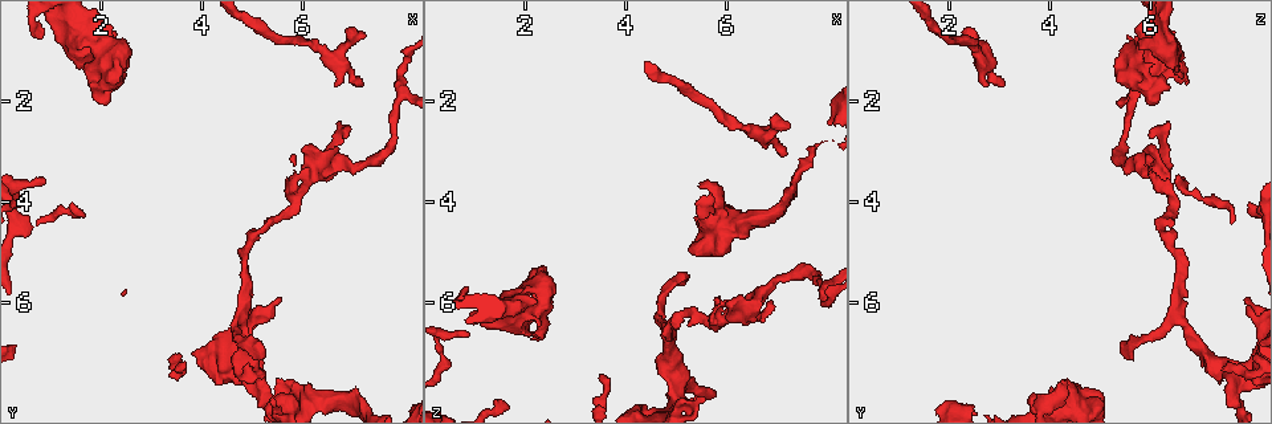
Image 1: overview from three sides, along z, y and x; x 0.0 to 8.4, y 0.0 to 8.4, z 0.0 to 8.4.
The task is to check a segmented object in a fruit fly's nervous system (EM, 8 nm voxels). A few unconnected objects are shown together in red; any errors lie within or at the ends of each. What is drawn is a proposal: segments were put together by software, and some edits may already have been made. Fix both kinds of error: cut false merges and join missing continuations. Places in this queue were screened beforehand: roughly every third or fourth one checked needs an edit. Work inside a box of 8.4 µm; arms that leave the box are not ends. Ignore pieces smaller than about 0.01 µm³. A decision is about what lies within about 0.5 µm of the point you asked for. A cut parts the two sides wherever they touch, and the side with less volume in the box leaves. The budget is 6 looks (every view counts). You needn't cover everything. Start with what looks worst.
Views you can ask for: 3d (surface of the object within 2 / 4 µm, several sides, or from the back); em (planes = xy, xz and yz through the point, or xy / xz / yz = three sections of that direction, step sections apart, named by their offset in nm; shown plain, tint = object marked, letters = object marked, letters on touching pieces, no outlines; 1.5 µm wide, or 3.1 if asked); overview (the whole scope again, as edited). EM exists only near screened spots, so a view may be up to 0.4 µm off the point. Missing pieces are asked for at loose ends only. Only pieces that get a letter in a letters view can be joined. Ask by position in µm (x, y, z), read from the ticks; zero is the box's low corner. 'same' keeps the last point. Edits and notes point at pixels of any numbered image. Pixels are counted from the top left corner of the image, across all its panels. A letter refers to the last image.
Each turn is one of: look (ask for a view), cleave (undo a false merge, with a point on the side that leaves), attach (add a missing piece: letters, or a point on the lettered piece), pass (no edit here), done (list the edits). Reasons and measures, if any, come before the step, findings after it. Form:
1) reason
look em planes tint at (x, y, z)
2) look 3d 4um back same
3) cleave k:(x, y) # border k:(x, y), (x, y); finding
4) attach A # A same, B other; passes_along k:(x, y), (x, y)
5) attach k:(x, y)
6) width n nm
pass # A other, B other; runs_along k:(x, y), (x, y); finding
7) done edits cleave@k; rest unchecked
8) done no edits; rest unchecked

free end
look em planes letters at (7.20, 0.65, 2.50)

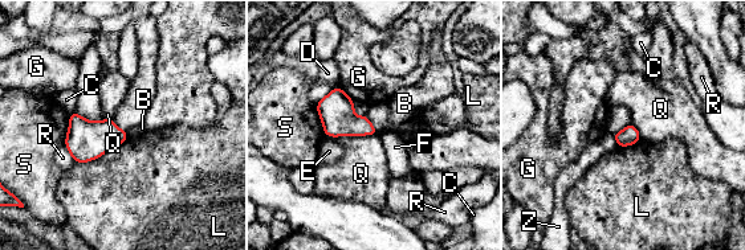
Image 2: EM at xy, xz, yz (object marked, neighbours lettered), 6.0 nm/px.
longest_contact L 380 nm
pass # B other, C other, D other, E other, F other, G other, L other, Q other, R other, S other, Z other; border 2:(377, 132), (337, 135), (333, 138); none of them fits

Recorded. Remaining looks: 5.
sharp bend
look em yz step 4 letters at (7.95, 1.95, 5.65)

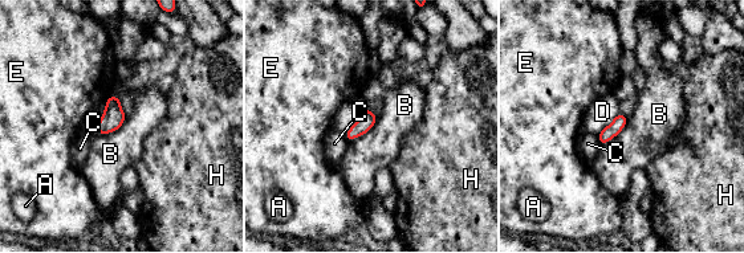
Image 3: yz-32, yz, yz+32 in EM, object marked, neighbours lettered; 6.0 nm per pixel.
cut it another way
look em planes letters same

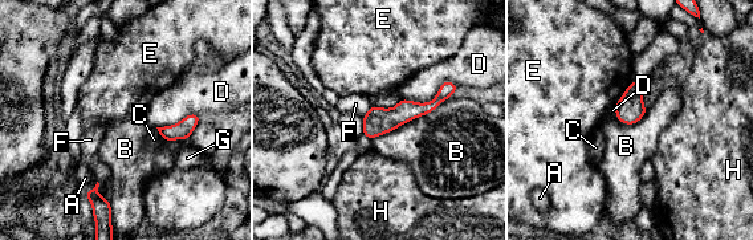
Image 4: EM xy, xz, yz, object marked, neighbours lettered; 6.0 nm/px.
pass # A other, B other, C other, D other, E other, F other, G other, H other; all the same neuron

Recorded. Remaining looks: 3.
look em planes letters at (5.85, 3.35, 6.05)

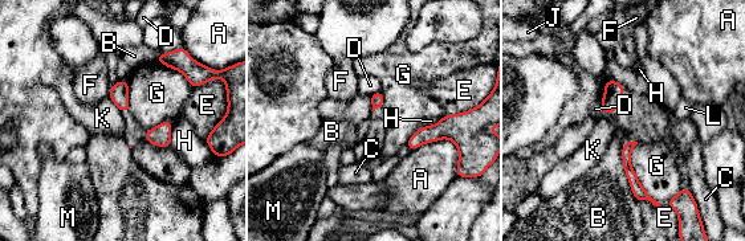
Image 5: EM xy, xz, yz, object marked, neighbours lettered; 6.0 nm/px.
pass # A other, B other, C other, D other, E other, F other, G other, H other, J other, K other, L other, M other; no lettered piece goes on from it

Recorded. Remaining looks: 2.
done no edits; rest unchecked

